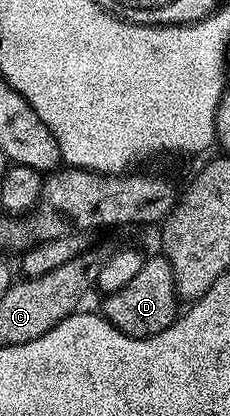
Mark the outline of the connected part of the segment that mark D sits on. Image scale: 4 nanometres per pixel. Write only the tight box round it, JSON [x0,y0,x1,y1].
[99,253,179,339]

